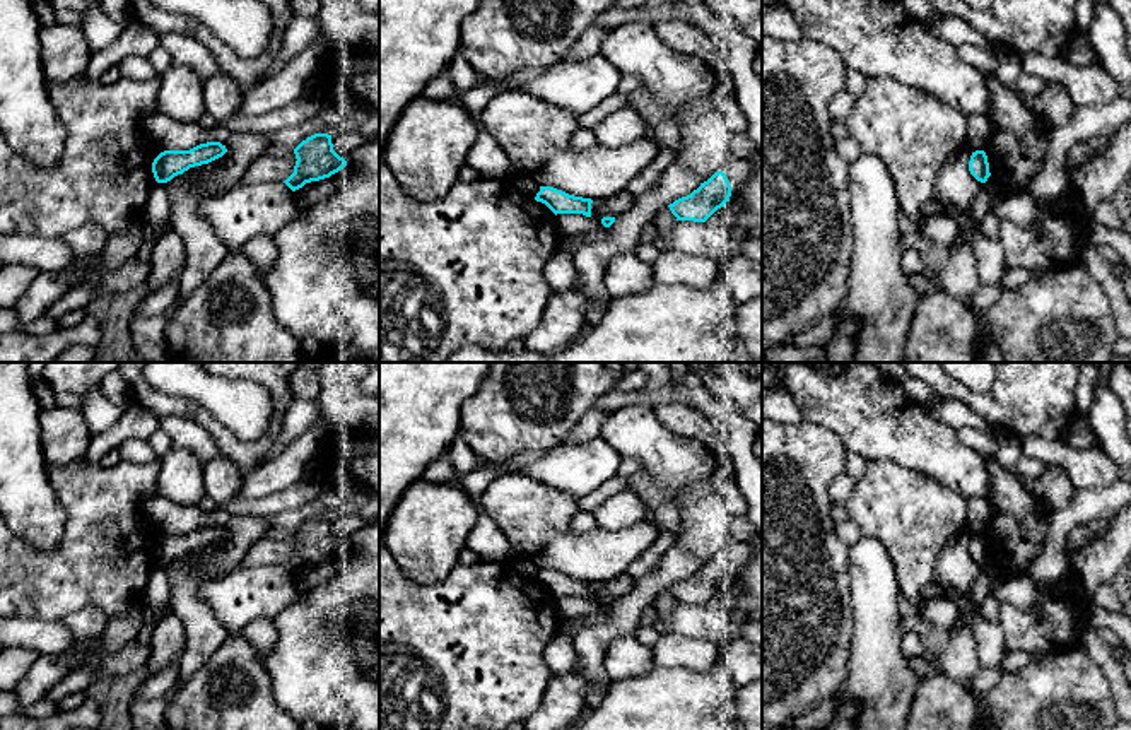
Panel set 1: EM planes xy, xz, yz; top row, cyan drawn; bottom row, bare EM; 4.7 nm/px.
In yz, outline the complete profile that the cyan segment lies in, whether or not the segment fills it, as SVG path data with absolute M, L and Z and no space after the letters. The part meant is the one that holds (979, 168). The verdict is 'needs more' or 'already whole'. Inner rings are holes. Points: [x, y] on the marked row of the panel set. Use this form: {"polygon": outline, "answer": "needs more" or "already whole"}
{"polygon": "M984 150L972 152L970 161L969 161L969 171L977 181L981 183L987 181L991 173L989 173L987 156Z", "answer": "already whole"}

